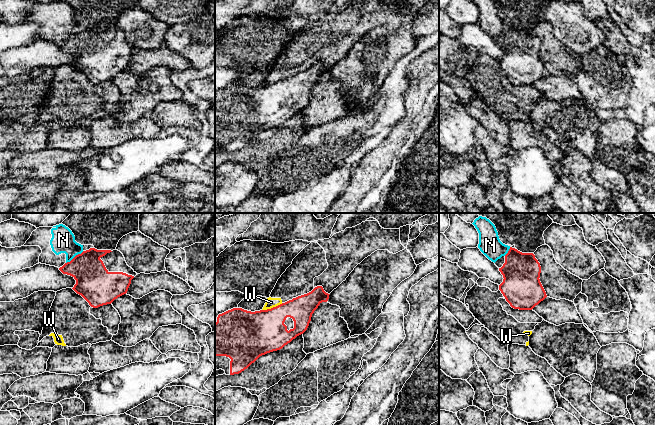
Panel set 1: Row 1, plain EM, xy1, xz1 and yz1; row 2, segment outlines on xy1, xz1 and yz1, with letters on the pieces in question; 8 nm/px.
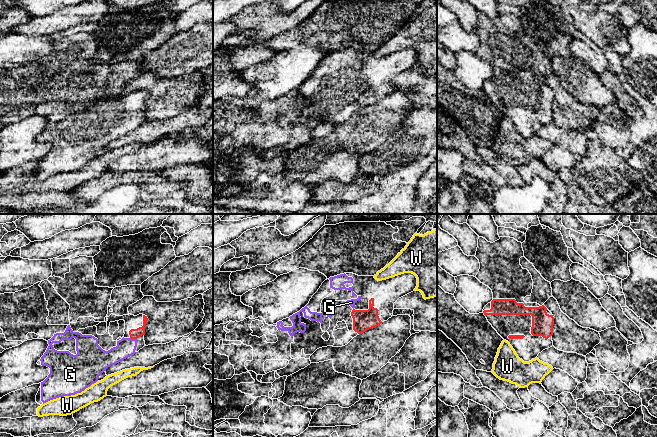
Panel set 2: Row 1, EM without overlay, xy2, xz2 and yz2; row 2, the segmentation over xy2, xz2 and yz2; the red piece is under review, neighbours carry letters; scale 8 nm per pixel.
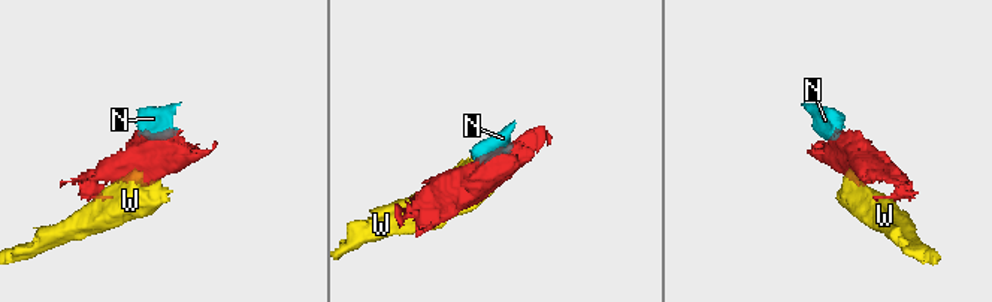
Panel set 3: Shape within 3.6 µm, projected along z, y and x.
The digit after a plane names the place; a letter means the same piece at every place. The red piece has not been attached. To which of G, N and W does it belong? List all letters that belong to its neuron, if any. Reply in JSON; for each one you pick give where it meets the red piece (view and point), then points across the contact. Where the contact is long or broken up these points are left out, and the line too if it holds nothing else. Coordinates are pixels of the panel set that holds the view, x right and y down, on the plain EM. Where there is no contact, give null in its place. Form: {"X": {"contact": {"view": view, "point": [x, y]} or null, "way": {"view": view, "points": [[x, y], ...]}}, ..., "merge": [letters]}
{"G": {"contact": {"view": "xy2", "point": [133, 114]}}, "merge": ["G"]}

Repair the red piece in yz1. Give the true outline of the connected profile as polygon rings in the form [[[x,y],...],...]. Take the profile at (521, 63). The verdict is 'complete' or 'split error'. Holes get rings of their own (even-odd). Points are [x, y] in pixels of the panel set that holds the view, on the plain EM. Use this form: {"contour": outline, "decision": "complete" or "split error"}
{"contour": [[[510,23],[508,29],[498,35],[495,41],[499,44],[504,54],[503,58],[499,61],[499,66],[512,84],[532,86],[547,73],[539,55],[541,42],[533,29],[522,29]]], "decision": "split error"}

